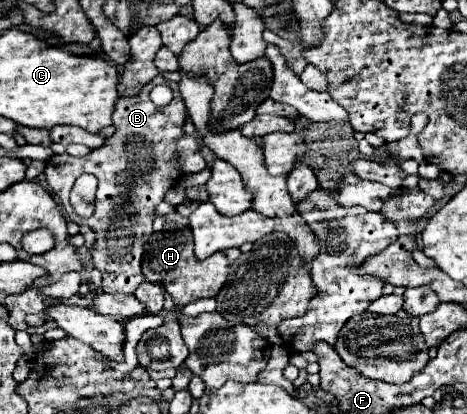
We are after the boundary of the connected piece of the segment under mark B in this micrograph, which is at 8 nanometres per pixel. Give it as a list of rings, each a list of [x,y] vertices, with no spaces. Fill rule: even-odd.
[[[157,75],[153,81],[143,85],[139,95],[119,97],[119,103],[115,105],[115,113],[113,113],[113,127],[117,131],[113,137],[105,141],[105,145],[101,145],[99,149],[93,149],[85,157],[73,157],[69,153],[53,155],[45,165],[47,185],[61,201],[69,219],[75,221],[77,225],[87,223],[87,227],[95,231],[97,239],[105,239],[111,235],[127,235],[127,231],[131,231],[131,219],[135,219],[135,231],[131,231],[133,237],[153,233],[151,221],[155,217],[157,203],[161,203],[165,193],[171,187],[179,185],[183,179],[177,141],[185,137],[185,131],[183,131],[185,119],[187,119],[187,111],[183,107],[183,99],[179,95],[177,83],[167,81],[161,75]],[[161,83],[173,89],[173,99],[165,107],[157,107],[149,99],[149,91]],[[83,173],[93,173],[99,179],[97,207],[91,219],[77,217],[69,203],[69,191],[75,179]]]

